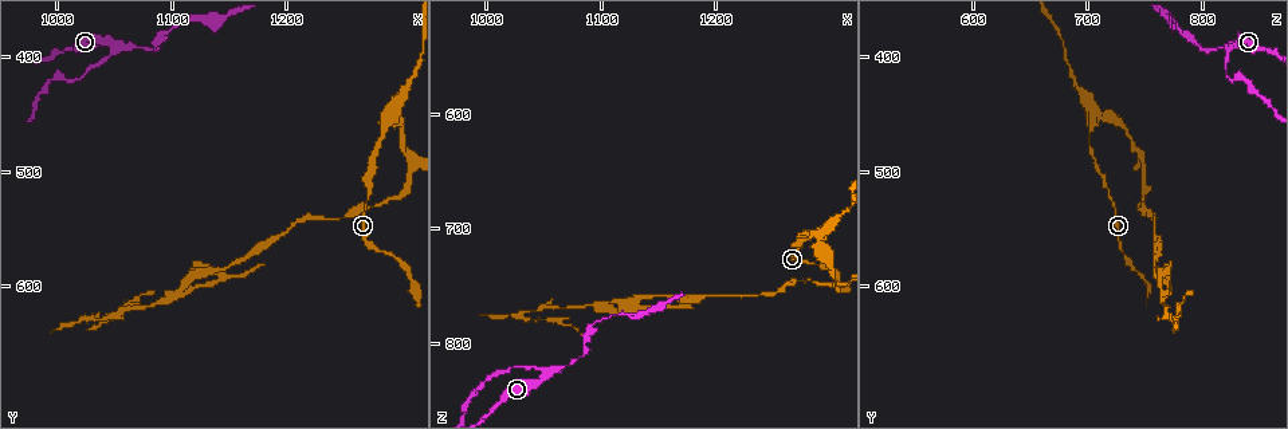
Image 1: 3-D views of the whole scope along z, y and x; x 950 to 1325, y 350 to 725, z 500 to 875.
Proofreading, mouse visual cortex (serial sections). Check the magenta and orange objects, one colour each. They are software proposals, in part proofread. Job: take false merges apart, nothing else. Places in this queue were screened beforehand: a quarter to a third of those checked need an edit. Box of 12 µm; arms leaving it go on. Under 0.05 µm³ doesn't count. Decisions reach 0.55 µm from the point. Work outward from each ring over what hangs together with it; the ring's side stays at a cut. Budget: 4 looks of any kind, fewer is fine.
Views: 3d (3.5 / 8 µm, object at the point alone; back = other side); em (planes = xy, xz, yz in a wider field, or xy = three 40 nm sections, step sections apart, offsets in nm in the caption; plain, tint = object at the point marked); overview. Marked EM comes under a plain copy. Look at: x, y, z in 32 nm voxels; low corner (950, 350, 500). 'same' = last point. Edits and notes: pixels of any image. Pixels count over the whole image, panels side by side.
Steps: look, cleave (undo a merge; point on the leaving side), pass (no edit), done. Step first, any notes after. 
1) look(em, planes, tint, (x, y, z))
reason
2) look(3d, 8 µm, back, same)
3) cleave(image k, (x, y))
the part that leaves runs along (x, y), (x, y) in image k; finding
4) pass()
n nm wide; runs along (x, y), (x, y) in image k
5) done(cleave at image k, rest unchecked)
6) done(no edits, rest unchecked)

look(3d, 3.5 µm, back, (1052, 392, 822))
three-way junction

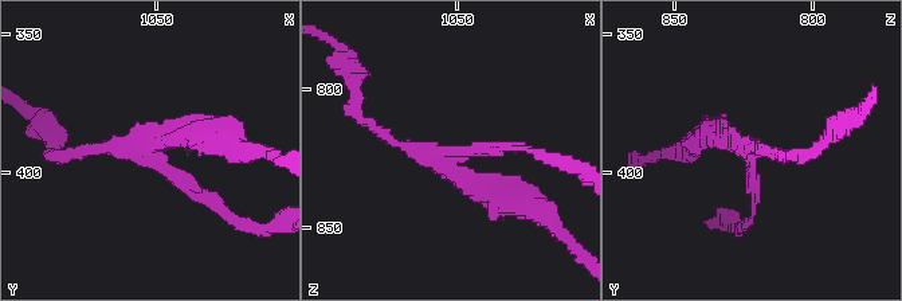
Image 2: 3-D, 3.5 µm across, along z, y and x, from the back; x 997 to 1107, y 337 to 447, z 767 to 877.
look(em, xy, step 2, tint, (1053, 394, 823))
need the tissue

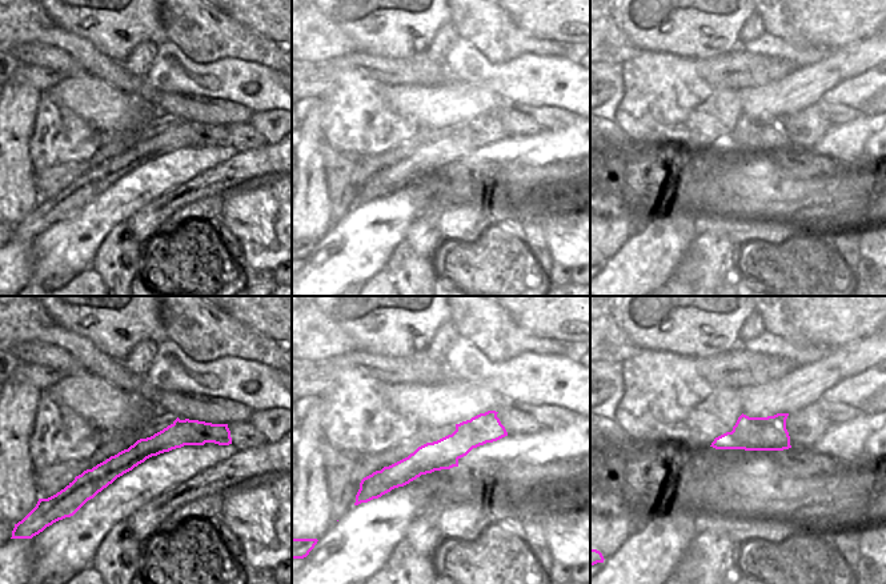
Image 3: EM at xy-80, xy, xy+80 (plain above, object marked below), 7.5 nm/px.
cleave(image 2, (499, 152))
the part that leaves runs along (448, 153), (510, 147), (556, 160) in image 2; a second cell is stuck on

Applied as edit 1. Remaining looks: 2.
look(3d, 3.5 µm, (1294, 450, 704))
abrupt turn

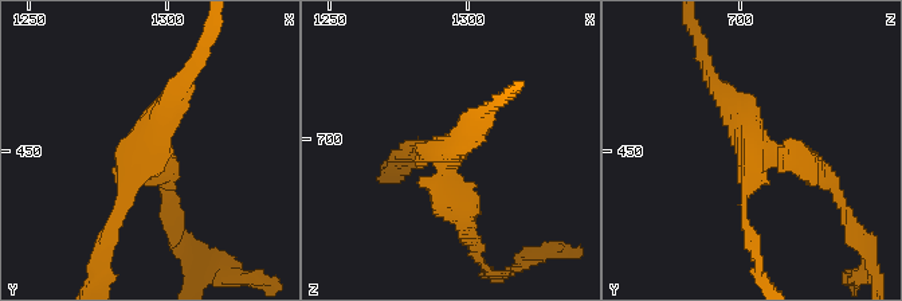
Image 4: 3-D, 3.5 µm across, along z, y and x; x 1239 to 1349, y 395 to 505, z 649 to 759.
look(em, xy, step 2, tint, (1294, 452, 705))

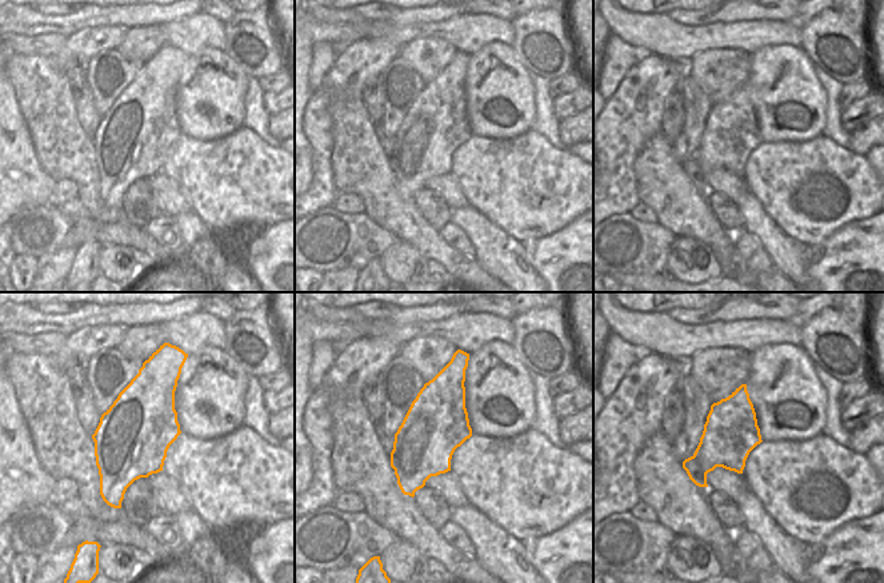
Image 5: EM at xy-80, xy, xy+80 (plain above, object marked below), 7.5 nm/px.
cleave(image 4, (819, 163))
3 arms; arms of 100, 350, 350 nm; the part that leaves runs along (776, 157), (818, 169), (862, 237) in image 4; a second cell is stuck on

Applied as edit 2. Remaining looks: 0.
done(cleave at image 2, cleave at image 4, rest unchecked)

